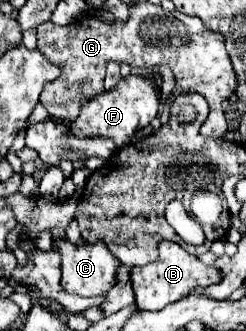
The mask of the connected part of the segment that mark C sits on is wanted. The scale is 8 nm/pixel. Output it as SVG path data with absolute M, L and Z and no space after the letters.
M68 241L54 243L60 247L62 253L62 289L66 293L76 293L82 297L104 297L114 285L116 285L116 271L120 267L120 261L104 247L104 243L96 245L84 245L84 247L74 247Z

